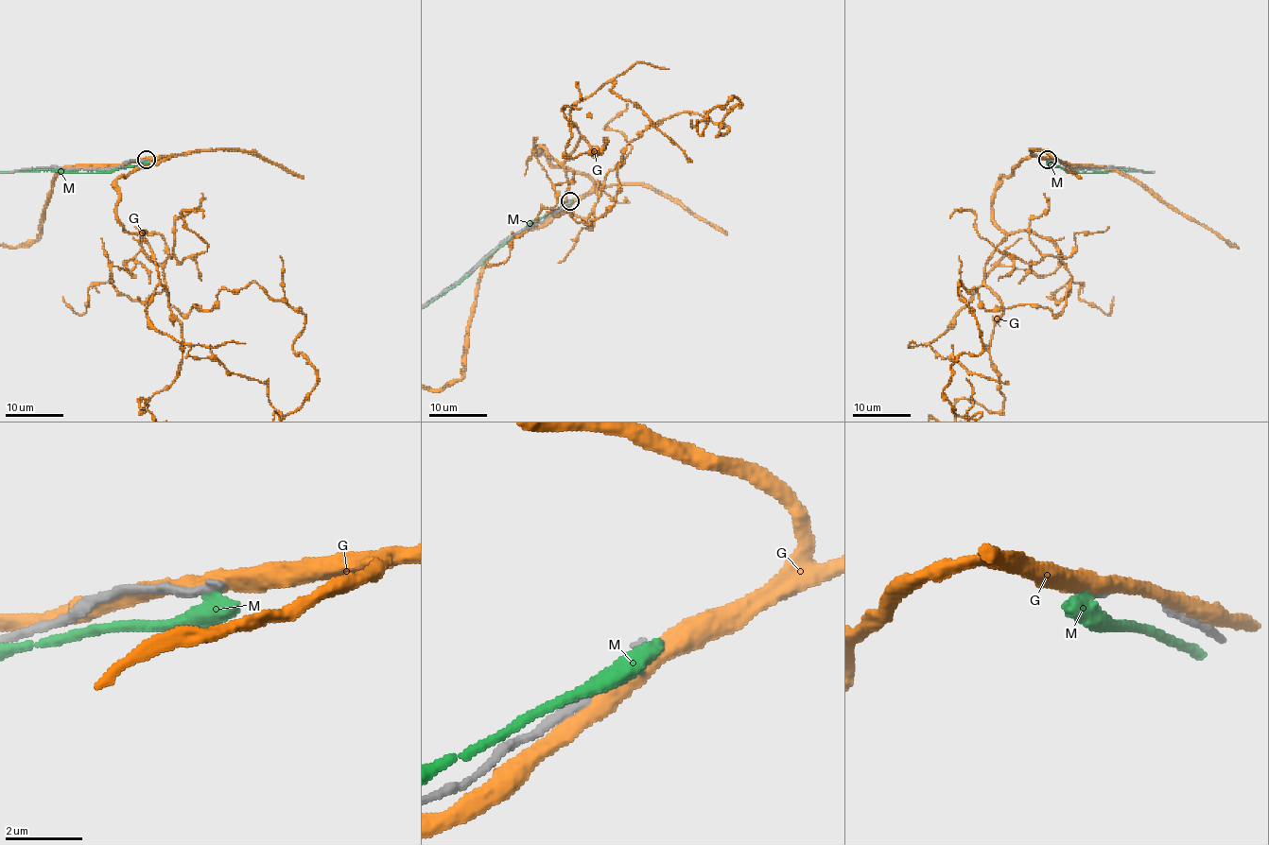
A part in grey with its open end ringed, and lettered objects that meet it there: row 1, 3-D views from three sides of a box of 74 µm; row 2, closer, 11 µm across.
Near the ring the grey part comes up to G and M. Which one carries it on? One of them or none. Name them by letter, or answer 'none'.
none

